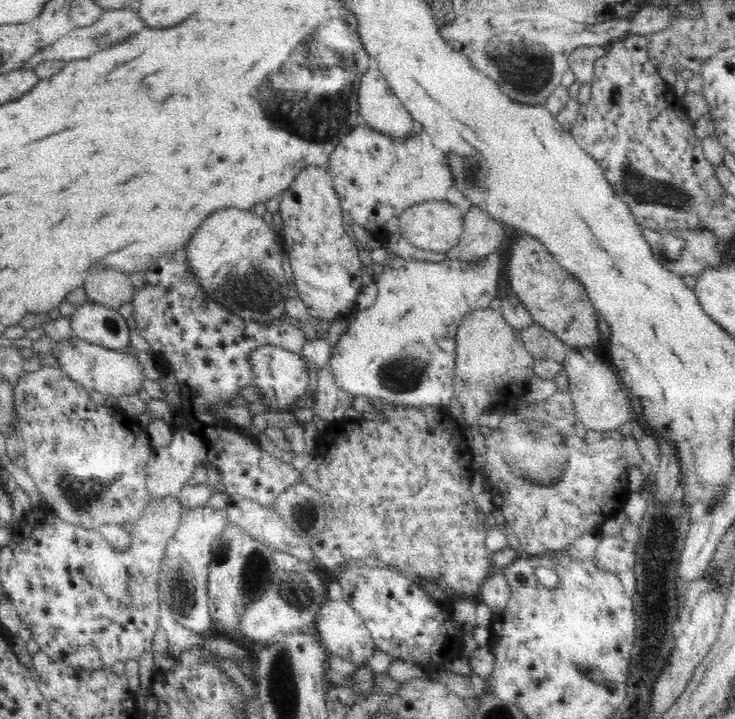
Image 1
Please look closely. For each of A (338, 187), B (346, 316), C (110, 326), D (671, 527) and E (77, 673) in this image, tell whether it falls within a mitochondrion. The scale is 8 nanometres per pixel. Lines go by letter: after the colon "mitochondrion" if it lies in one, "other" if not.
A: other
B: other
C: mitochondrion
D: mitochondrion
E: other

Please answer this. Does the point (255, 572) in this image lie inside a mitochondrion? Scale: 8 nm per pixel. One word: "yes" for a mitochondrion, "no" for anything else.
yes

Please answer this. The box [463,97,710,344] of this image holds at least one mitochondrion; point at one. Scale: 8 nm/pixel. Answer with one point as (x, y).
(674, 195)

